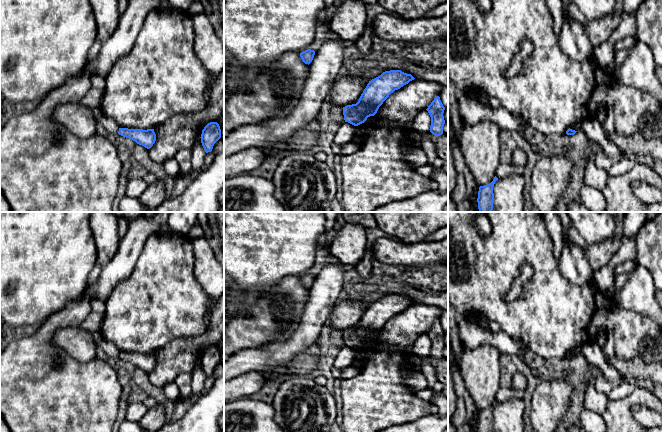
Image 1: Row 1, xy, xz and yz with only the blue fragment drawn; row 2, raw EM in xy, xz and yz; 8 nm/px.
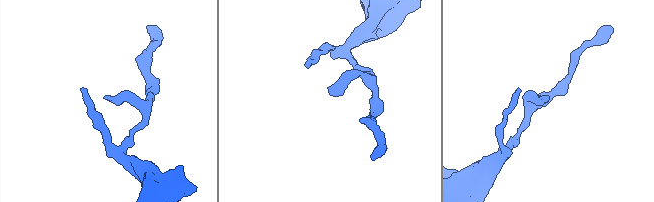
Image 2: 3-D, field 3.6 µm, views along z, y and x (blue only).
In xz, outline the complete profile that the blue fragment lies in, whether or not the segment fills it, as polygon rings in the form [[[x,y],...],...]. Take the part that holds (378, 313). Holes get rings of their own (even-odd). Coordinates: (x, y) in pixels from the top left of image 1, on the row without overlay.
[[[401,294],[383,296],[367,308],[356,328],[343,331],[345,346],[354,350],[364,347],[368,341],[374,340],[379,331],[395,314],[400,313],[415,302]]]

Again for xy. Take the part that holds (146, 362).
[[[119,352],[118,358],[132,363],[137,368],[144,370],[147,373],[150,373],[156,365],[156,358],[154,353],[128,353],[128,352]]]

